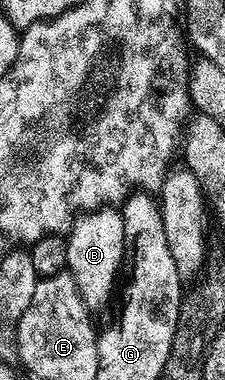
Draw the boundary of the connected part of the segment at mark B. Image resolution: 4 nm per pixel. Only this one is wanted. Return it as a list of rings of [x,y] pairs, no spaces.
[[[108,207],[82,215],[67,234],[65,245],[67,271],[73,275],[81,297],[86,302],[109,300],[112,296],[114,299],[115,285],[118,283],[125,258],[125,235],[120,211]]]

